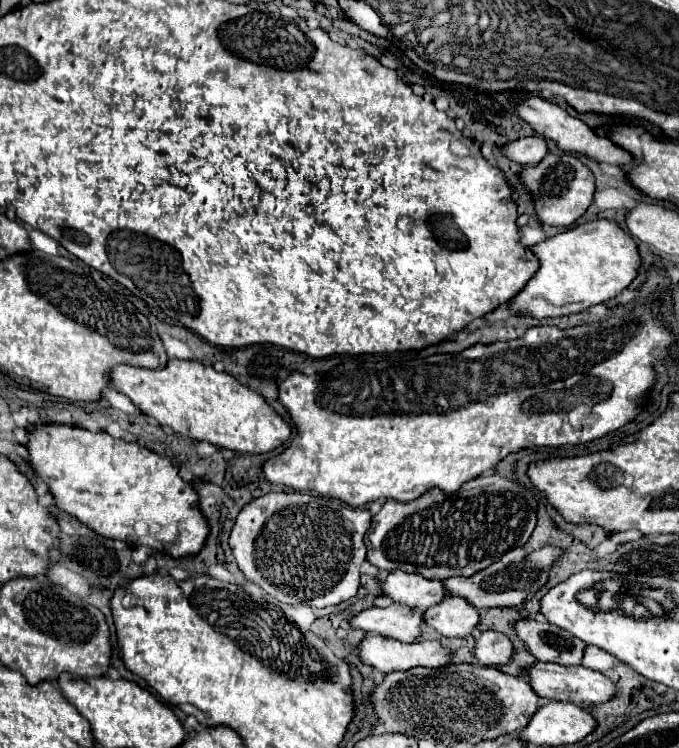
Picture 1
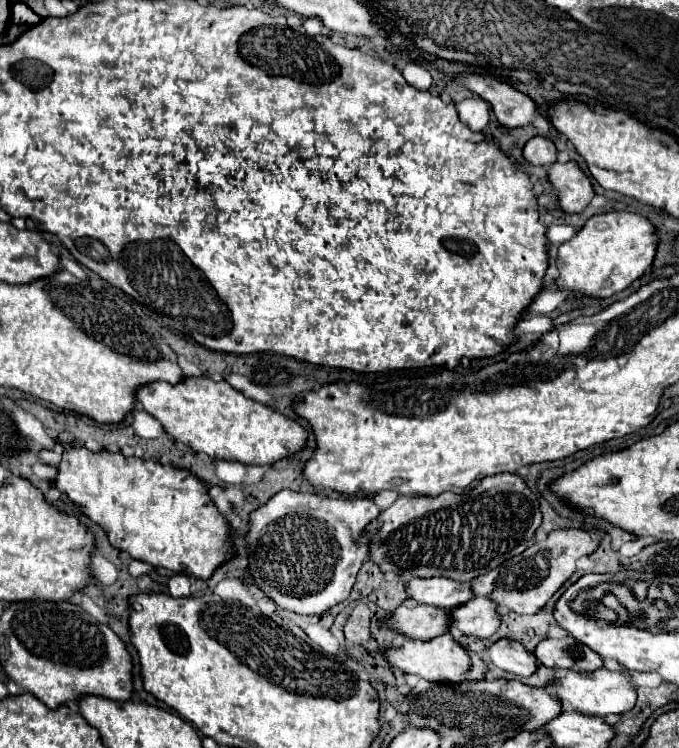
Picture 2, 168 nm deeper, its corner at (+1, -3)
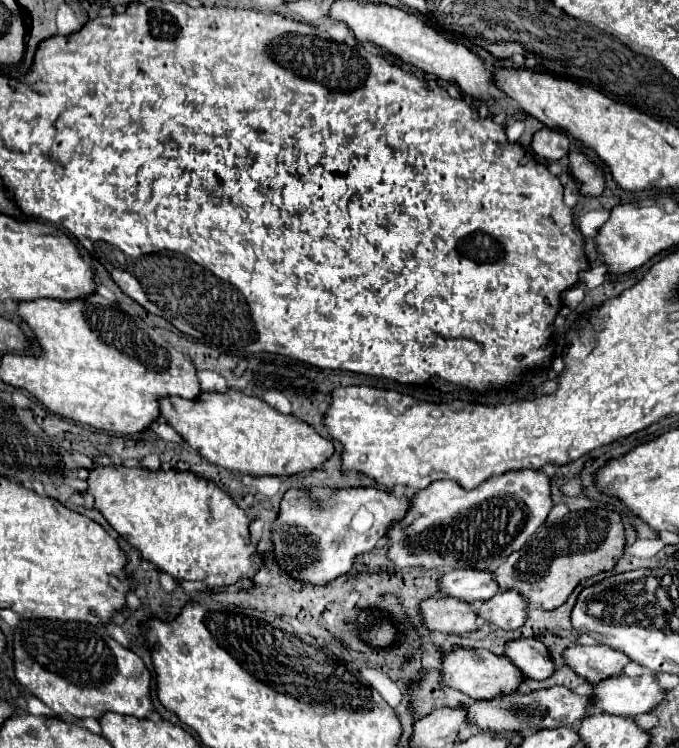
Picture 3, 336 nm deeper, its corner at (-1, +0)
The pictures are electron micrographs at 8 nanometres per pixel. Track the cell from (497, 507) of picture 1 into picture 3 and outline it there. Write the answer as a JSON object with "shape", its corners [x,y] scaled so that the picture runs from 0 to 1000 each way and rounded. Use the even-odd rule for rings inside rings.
{"shape":[[[794,628],[773,631],[744,631],[741,636],[726,636],[700,655],[685,655],[667,642],[641,642],[632,652],[617,655],[602,668],[602,684],[573,703],[573,749],[585,759],[617,757],[641,762],[720,762],[729,765],[735,754],[758,735],[767,735],[773,725],[788,714],[788,709],[803,698],[811,682],[809,636]]]}

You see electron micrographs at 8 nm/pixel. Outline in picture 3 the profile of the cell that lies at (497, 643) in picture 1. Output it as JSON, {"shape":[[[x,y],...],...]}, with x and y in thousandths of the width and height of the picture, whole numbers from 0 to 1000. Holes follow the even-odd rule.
{"shape":[[[782,853],[750,856],[744,861],[744,877],[761,893],[767,893],[767,898],[773,898],[776,906],[803,909],[817,898],[817,890],[814,890],[814,882],[809,877],[809,869],[797,858],[794,858],[794,869],[785,861],[788,861],[788,856],[782,856]]]}

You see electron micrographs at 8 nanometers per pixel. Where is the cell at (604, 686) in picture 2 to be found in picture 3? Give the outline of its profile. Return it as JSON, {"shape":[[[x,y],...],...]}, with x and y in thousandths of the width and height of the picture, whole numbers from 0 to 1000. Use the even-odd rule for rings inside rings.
{"shape":[[[953,898],[935,906],[920,901],[873,914],[873,947],[879,952],[935,957],[956,952],[976,933],[976,922],[965,914],[965,901]]]}

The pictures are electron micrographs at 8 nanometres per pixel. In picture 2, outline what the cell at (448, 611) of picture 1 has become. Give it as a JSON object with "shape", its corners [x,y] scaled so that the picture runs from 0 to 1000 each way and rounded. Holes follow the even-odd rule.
{"shape":[[[697,798],[694,803],[688,803],[688,809],[673,811],[664,825],[664,841],[676,841],[685,849],[703,852],[723,852],[738,836],[732,806],[720,798]]]}

